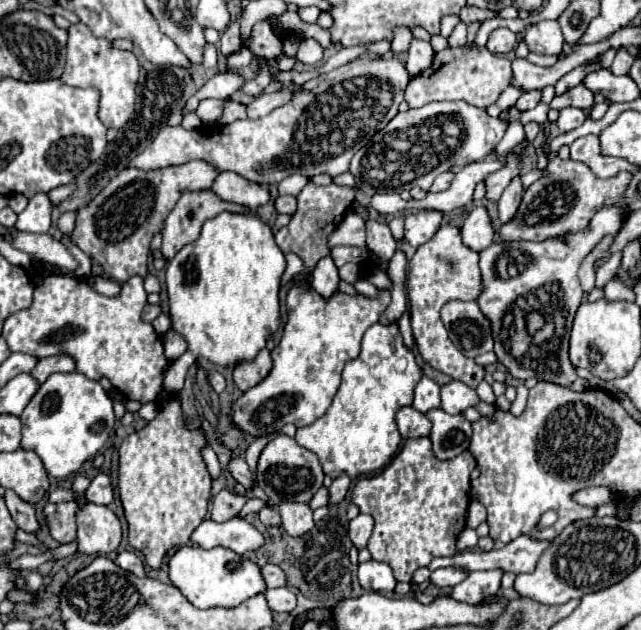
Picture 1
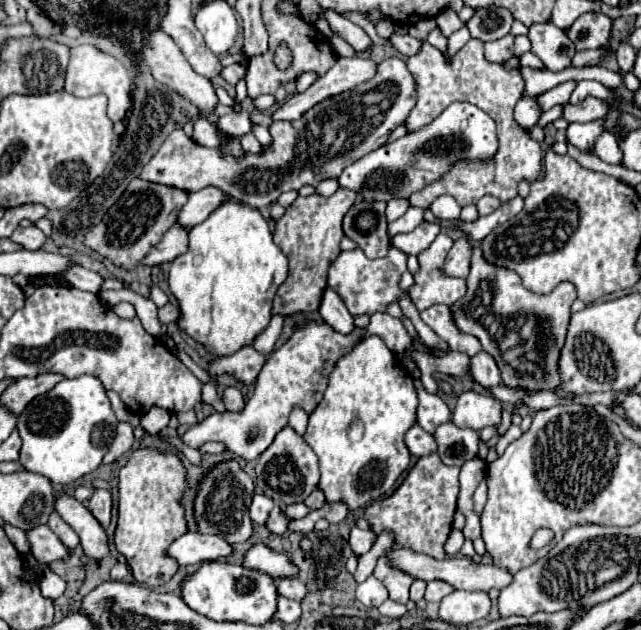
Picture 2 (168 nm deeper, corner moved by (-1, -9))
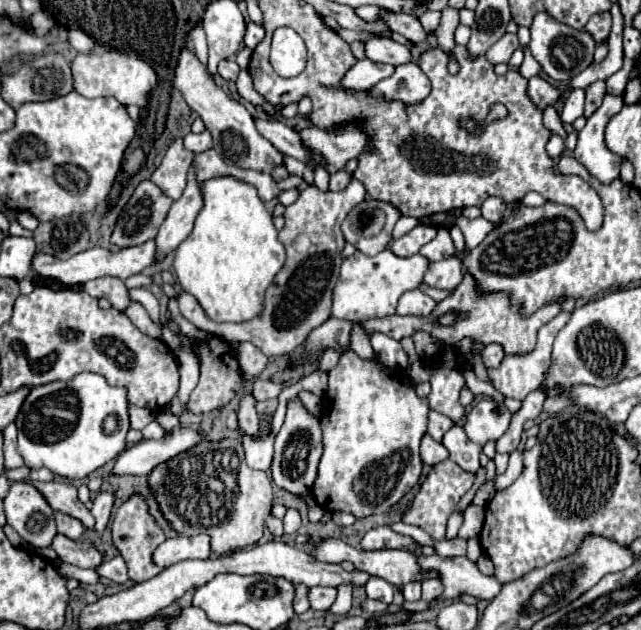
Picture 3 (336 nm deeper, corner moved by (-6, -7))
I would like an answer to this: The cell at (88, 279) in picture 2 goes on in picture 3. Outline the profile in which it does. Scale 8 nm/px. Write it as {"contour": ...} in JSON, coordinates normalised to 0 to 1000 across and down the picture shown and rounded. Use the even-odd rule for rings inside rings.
{"contour":[[[176,438],[148,441],[133,448],[129,460],[148,473],[167,473],[186,495],[192,495],[204,479],[198,470],[198,454],[189,441],[176,441]]]}

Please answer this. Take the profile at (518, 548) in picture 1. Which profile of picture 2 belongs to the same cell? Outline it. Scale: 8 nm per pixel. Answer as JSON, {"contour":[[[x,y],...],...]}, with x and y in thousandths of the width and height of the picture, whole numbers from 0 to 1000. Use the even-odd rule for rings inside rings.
{"contour":[[[618,870],[612,876],[602,879],[612,902],[621,902],[624,908],[633,908],[637,914],[646,914],[649,921],[661,921],[661,924],[671,924],[671,921],[690,921],[690,924],[699,924],[702,930],[708,930],[711,937],[752,937],[752,940],[761,940],[764,933],[786,933],[799,924],[799,914],[793,911],[793,905],[783,905],[783,902],[774,902],[774,898],[752,898],[752,895],[739,895],[733,886],[724,886],[724,883],[705,883],[705,886],[693,886],[693,889],[677,889],[674,883],[665,883],[665,879],[655,879],[655,876],[646,876],[640,870]]]}

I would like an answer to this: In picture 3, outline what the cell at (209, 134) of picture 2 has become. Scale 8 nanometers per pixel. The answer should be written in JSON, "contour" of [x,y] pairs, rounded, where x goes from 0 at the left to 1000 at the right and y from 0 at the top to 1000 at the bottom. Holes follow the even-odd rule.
{"contour":[[[317,206],[314,213],[301,213],[295,210],[285,222],[289,235],[298,238],[298,241],[317,241],[317,238],[326,238],[329,235],[329,213],[323,206]]]}

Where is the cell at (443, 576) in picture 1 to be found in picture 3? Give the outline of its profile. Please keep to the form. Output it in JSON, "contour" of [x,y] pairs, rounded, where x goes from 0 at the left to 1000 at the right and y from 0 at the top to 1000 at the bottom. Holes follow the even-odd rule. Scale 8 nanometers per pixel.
{"contour":[[[666,921],[666,924],[660,924],[660,952],[672,956],[672,952],[679,952],[688,943],[691,943],[688,921]]]}

